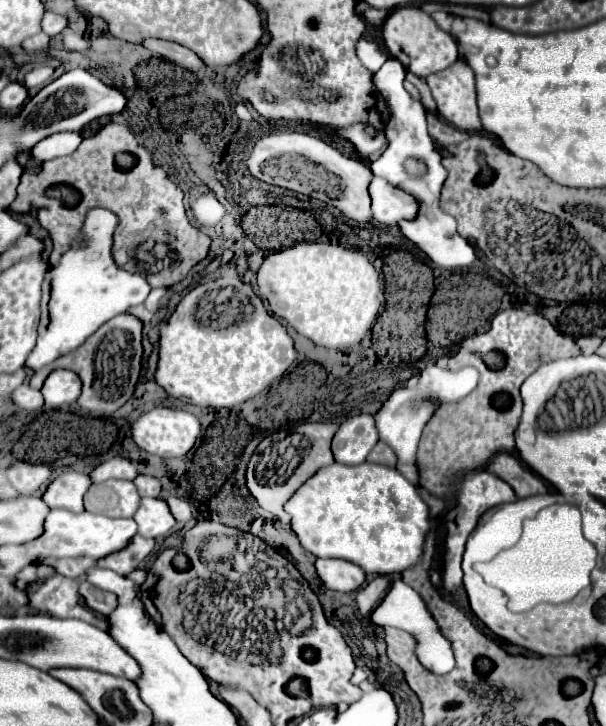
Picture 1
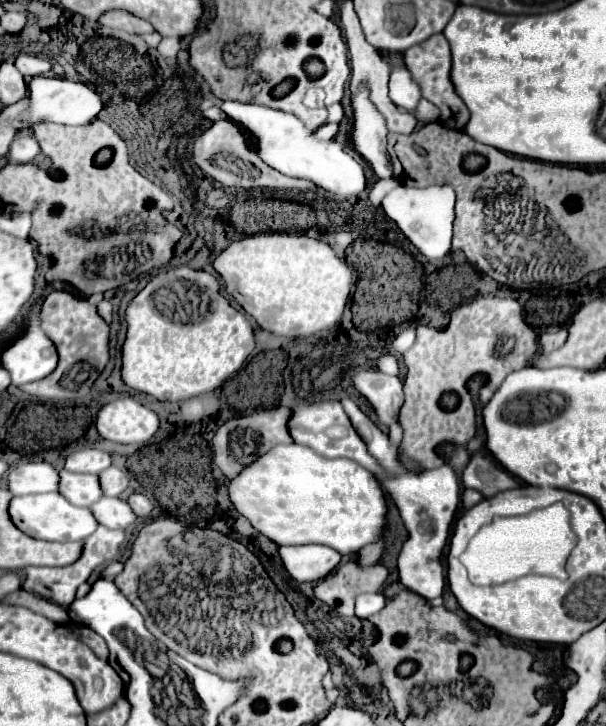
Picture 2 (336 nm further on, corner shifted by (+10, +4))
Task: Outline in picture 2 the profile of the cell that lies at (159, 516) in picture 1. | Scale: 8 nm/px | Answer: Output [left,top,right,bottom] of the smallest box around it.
[92,497,138,529]

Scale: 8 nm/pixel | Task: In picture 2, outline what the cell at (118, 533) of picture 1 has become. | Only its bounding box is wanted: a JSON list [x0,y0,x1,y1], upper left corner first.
[10,493,98,543]

